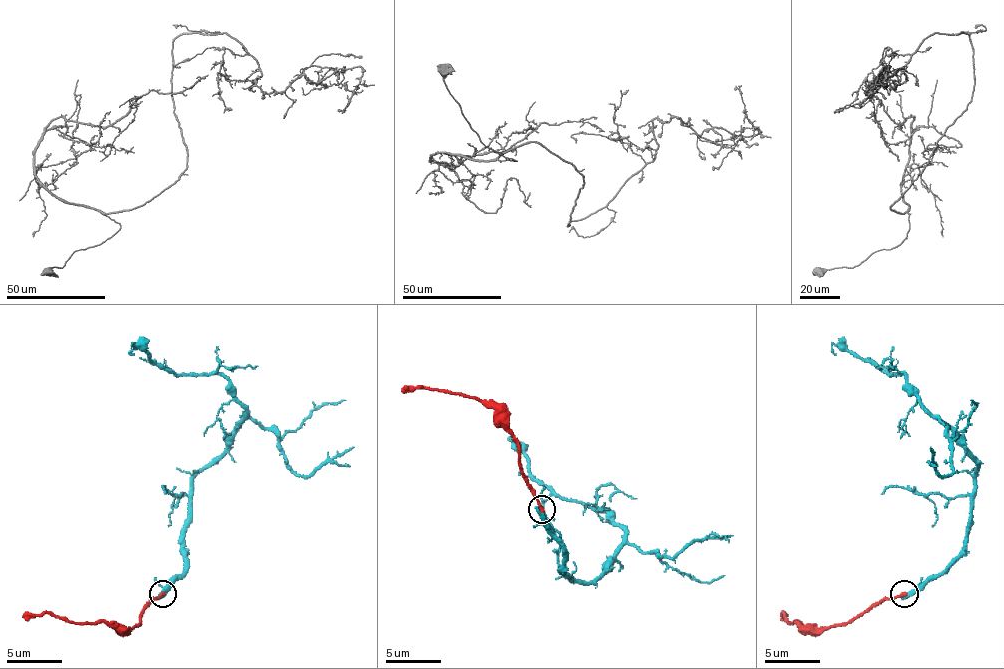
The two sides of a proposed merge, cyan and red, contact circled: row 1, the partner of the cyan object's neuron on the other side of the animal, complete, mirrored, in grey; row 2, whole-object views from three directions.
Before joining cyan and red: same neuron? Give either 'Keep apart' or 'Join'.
Keep apart

